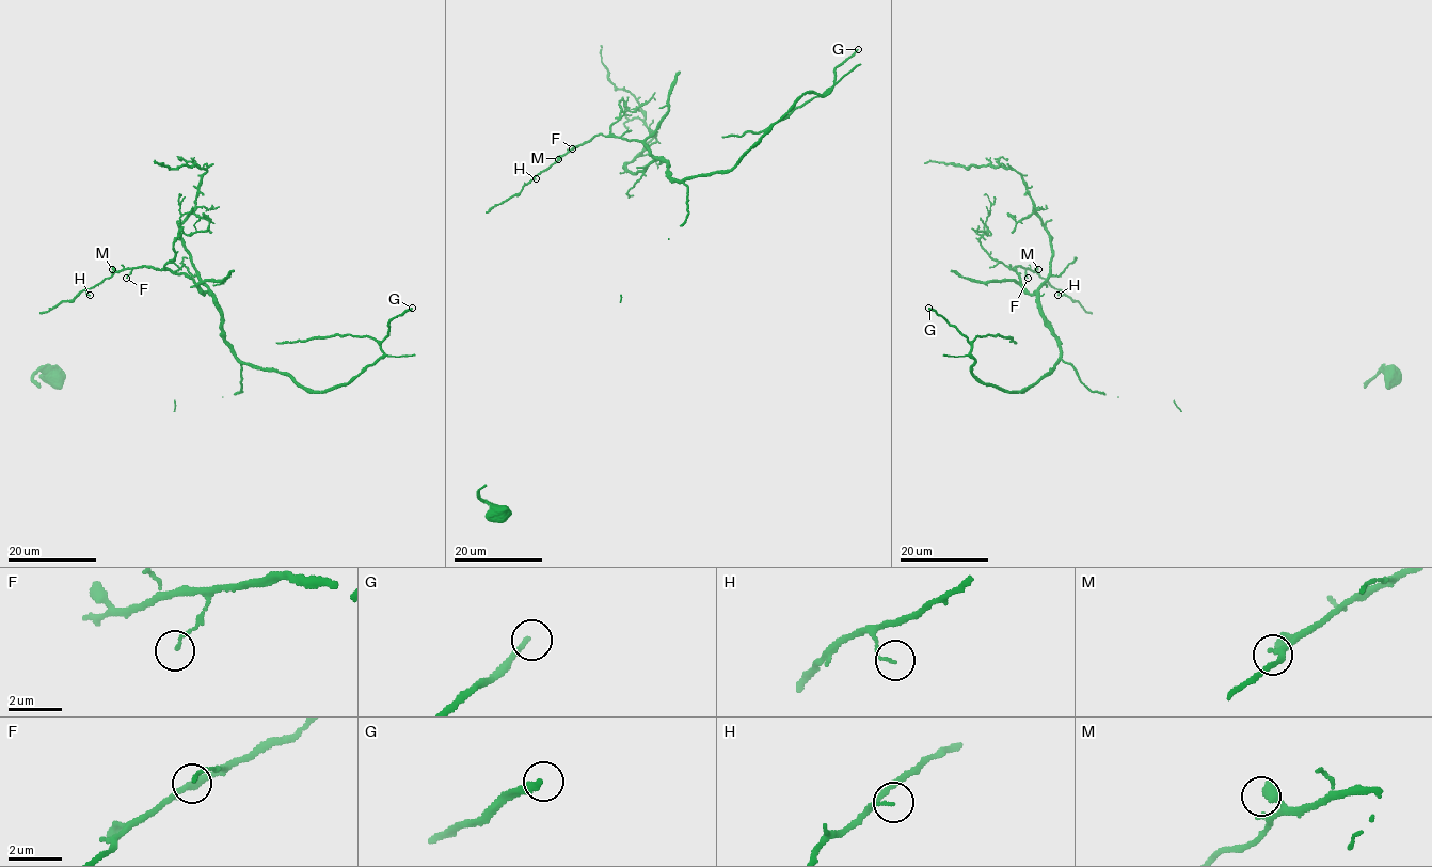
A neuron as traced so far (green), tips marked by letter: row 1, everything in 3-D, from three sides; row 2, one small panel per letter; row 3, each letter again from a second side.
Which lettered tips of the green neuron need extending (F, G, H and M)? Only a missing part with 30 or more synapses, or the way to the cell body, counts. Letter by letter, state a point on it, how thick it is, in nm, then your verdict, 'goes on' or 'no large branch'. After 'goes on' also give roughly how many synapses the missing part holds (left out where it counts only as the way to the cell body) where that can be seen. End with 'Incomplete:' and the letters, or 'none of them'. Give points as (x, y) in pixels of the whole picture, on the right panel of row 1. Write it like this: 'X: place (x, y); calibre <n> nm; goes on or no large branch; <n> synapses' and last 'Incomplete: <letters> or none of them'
F: place (1028, 278); calibre 110 nm; no large branch
G: place (928, 308); calibre 240 nm; goes on; 250 synapses
H: place (1057, 295); calibre 90 nm; no large branch
M: place (1038, 269); calibre 420 nm; no large branch
Incomplete: G

